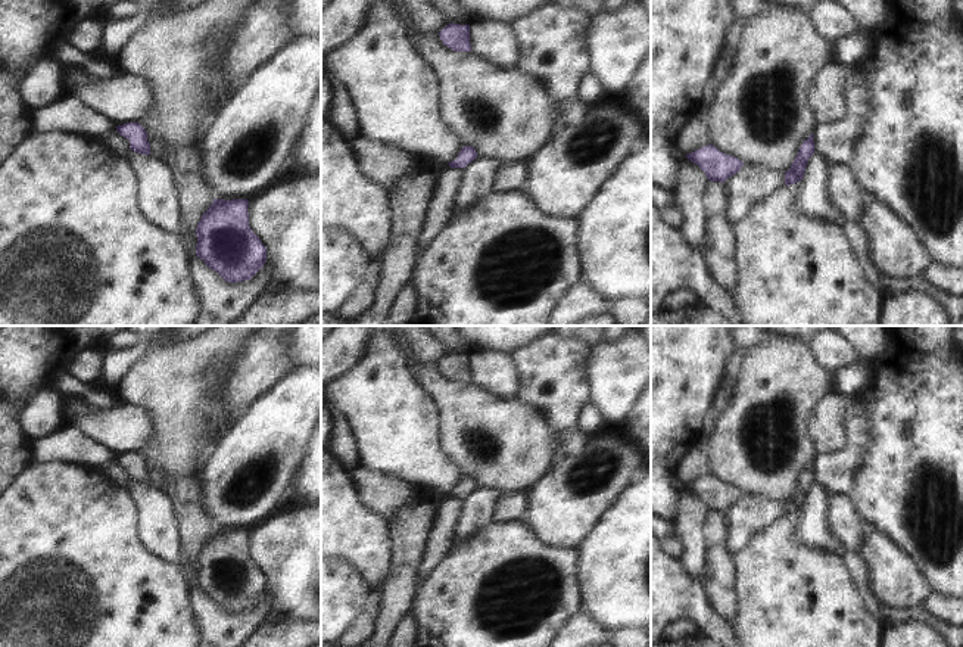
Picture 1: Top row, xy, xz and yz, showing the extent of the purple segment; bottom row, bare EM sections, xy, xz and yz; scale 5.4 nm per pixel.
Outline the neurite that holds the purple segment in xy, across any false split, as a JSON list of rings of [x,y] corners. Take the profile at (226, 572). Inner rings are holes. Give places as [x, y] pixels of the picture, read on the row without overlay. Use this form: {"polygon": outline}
{"polygon": [[[214,529],[196,557],[196,585],[225,612],[250,610],[267,592],[267,578],[249,556],[247,529]]]}

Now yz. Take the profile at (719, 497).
{"polygon": [[[713,475],[704,476],[689,485],[691,492],[696,494],[710,511],[724,513],[729,507],[736,504],[744,492],[735,486],[720,482]]]}

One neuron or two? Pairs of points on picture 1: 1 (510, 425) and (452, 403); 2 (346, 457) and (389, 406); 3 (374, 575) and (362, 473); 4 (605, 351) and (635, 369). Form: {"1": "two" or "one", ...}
{"1": "one", "2": "two", "3": "two", "4": "one"}

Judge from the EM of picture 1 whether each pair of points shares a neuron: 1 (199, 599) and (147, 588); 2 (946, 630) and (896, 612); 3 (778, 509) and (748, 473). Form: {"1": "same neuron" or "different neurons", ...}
{"1": "different neurons", "2": "same neuron", "3": "different neurons"}

